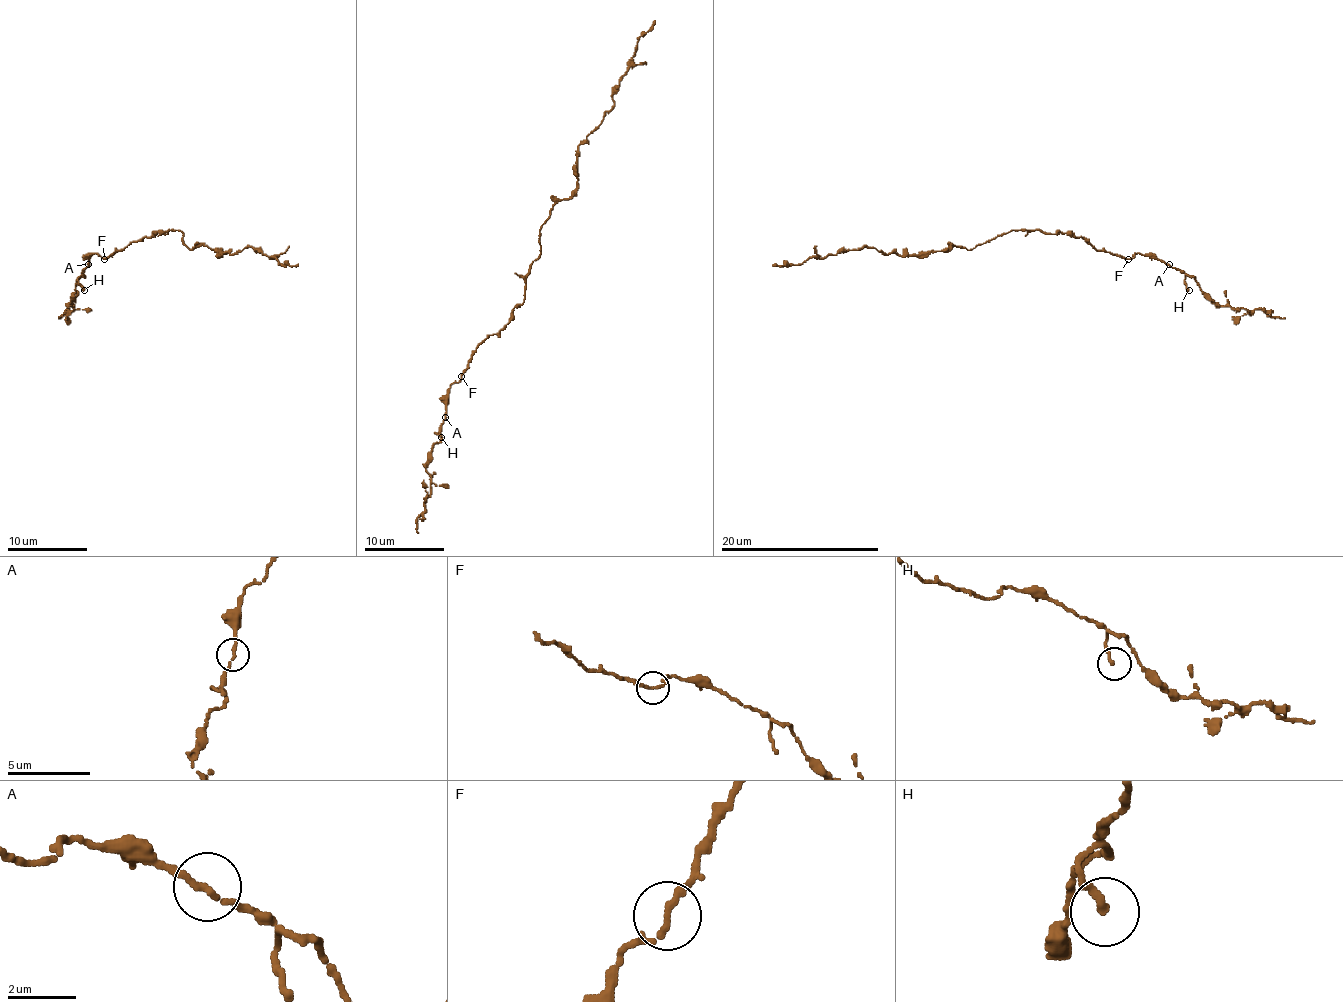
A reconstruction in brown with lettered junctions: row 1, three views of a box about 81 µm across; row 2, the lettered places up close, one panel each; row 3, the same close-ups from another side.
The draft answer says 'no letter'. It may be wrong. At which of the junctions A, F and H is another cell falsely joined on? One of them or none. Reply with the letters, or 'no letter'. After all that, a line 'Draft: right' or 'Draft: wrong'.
no letter
Draft: right

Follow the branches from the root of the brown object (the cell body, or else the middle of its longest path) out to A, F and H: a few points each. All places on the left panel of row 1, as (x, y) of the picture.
A: (169, 230), (167, 234), (153, 232), (129, 242), (105, 258), (92, 254), (88, 264)
F: (169, 230), (167, 234), (153, 232), (143, 236), (103, 258)
H: (169, 230), (129, 242), (105, 258), (92, 254), (78, 278), (84, 290)

